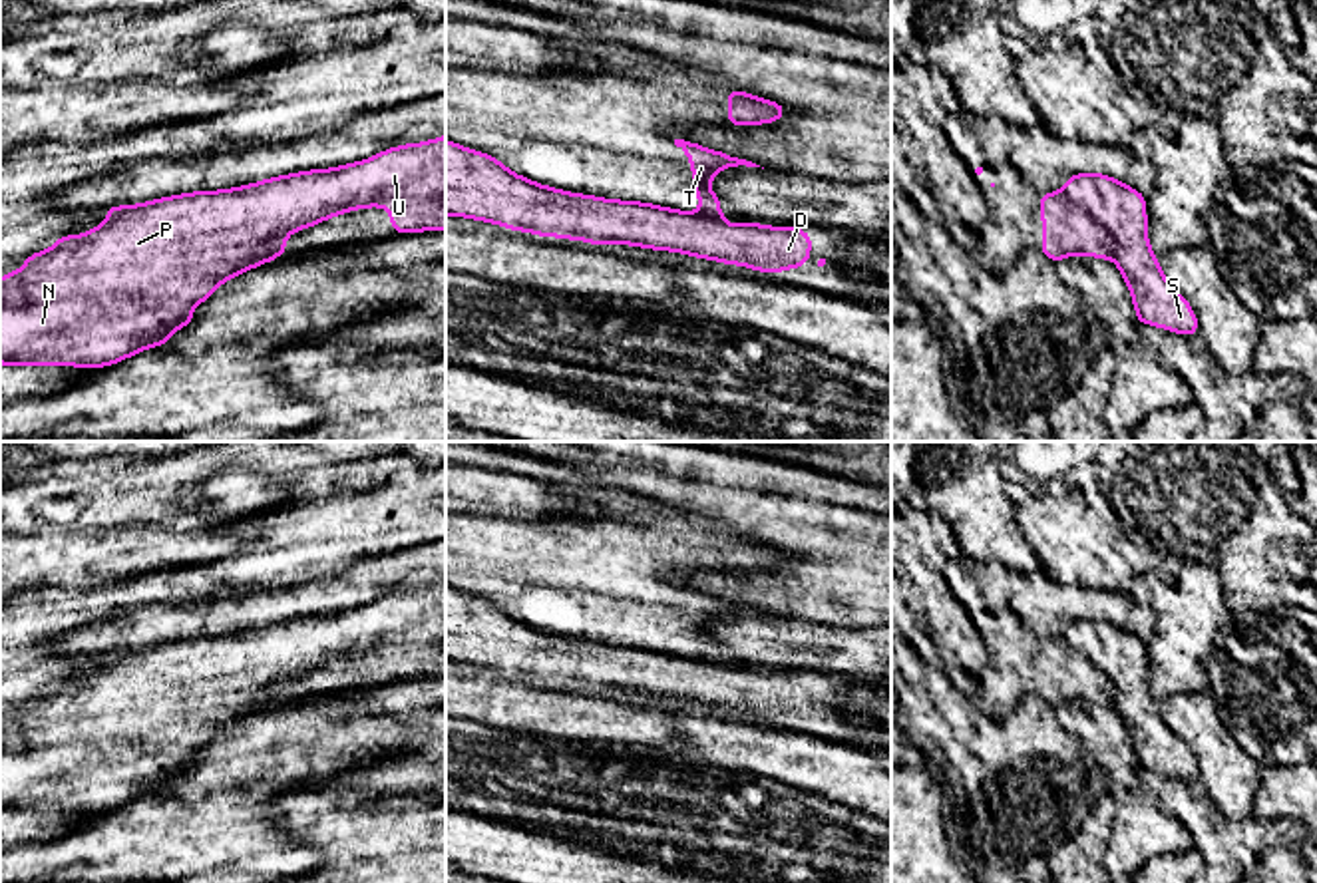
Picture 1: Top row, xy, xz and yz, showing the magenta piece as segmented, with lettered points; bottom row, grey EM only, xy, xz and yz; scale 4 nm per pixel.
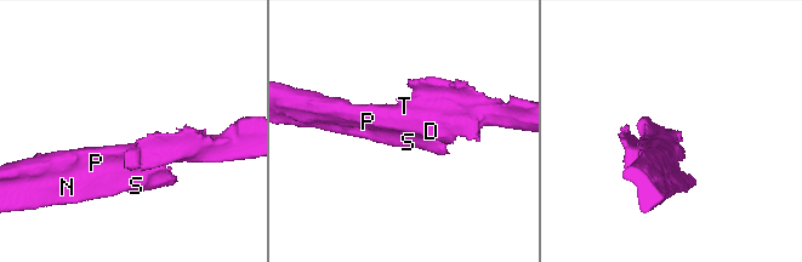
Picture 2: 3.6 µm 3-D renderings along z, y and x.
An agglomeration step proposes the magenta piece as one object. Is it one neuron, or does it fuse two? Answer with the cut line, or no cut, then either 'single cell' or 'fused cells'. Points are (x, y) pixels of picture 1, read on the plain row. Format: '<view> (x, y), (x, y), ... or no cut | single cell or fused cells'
yz (1061, 637), (1109, 679), (1115, 691), (1113, 703) | fused cells

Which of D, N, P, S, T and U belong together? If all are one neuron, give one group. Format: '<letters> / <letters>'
D N P S U / T

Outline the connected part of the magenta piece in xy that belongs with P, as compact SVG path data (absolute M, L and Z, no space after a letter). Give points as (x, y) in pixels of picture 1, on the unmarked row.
M446 581L430 585L426 589L410 589L386 595L370 605L348 609L334 615L300 617L292 620L273 622L267 626L251 628L245 632L223 634L223 636L199 636L183 638L175 642L163 642L157 646L147 646L127 652L107 652L107 664L103 670L94 672L86 680L70 680L56 684L56 690L48 696L28 700L24 712L16 718L8 718L0 724L0 809L8 811L80 811L80 813L99 813L111 811L125 805L143 794L155 794L167 790L169 780L185 774L193 766L193 752L205 748L217 732L227 724L243 720L249 714L265 710L277 700L267 692L275 684L286 684L290 678L322 668L334 660L344 660L352 654L364 652L386 652L392 654L406 644L430 644L446 642Z

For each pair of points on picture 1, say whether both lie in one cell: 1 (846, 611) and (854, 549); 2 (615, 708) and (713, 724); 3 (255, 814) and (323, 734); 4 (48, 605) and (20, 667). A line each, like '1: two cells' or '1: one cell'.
1: one cell
2: two cells
3: one cell
4: one cell

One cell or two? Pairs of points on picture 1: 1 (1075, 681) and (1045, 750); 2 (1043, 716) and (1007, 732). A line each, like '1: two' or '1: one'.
1: two
2: one

